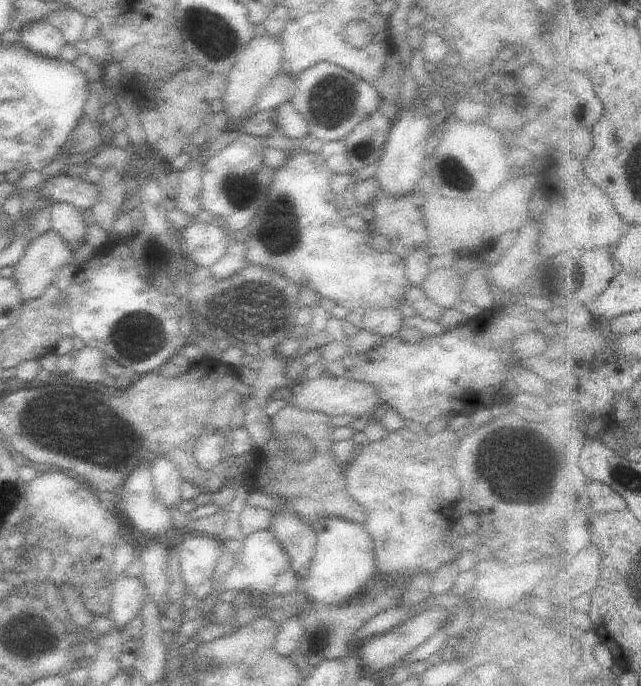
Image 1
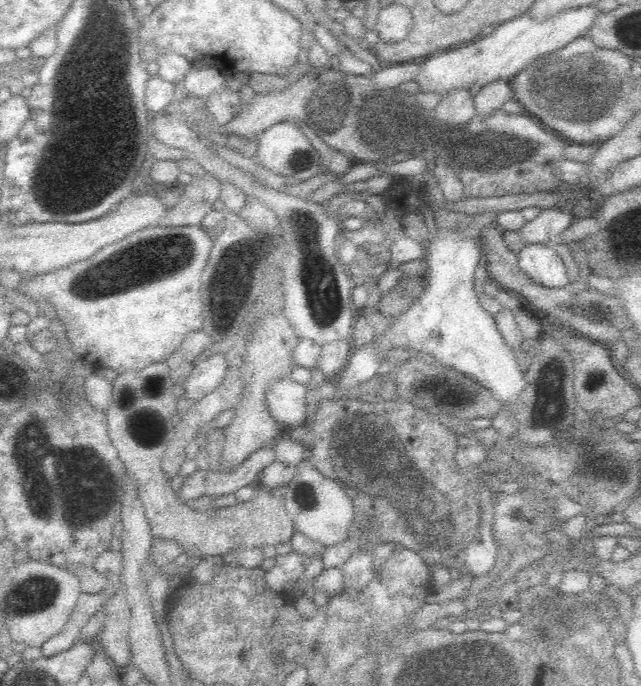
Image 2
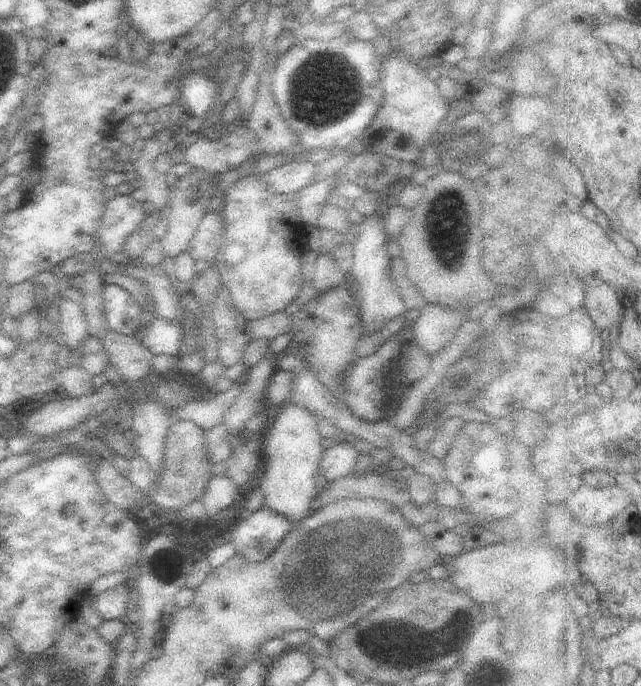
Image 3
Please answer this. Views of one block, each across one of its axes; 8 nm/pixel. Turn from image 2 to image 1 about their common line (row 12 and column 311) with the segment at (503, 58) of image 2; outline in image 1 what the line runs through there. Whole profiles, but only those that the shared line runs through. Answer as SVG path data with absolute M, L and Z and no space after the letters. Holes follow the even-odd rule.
M321 518L313 522L311 528L315 532L317 544L305 574L299 578L299 586L307 597L325 606L341 606L343 602L348 605L348 600L355 598L376 573L373 548L365 526L345 518Z

